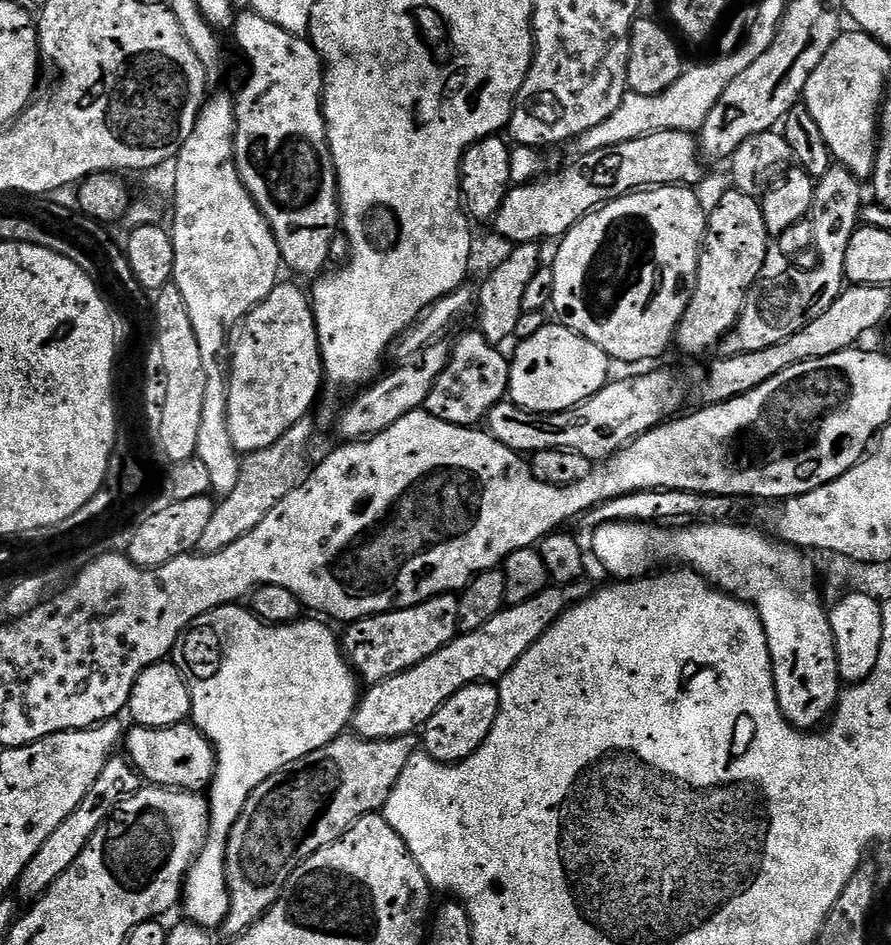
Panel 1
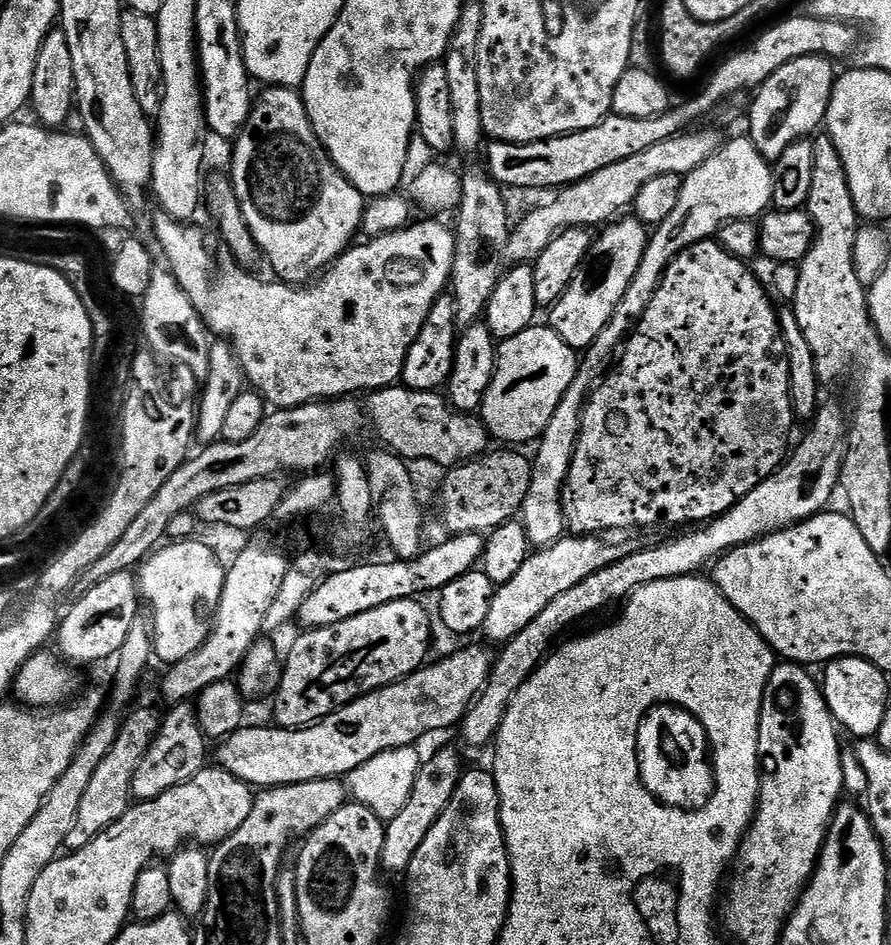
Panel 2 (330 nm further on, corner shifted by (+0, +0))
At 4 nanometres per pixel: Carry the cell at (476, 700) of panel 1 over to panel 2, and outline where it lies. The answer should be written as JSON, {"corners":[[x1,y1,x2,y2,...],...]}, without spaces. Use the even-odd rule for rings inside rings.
{"corners":[[440,748,432,757,421,763,414,790,410,790,410,798,402,810,398,810,398,818,387,821,384,829,384,845,382,846,382,858,380,867,385,873,400,872,407,873,414,854,418,854,418,846,426,839,426,834,438,822,442,810,454,798,454,790,460,785,462,767,460,768,460,756,452,748]]}

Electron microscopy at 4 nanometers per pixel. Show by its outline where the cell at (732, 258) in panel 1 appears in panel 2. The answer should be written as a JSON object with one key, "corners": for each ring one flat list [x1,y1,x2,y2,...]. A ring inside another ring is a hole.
{"corners":[[715,239,703,240,682,250,682,254,670,262,650,306,646,306,646,314,642,314,638,326,628,337,614,367,603,377,602,383,584,405,580,419,580,440,576,444,576,453,572,455,568,481,564,483,564,523,569,533,596,536,608,534,604,532,620,532,623,528,656,528,659,524,665,524,668,528,675,524,703,526,709,520,727,514,742,498,746,498,746,494,753,492,785,463,790,452,788,439,792,436,794,425,788,347,784,341,784,331,780,328,777,305,772,305,768,297,769,289,764,289,759,278,748,268,751,267,745,261,734,258]]}

